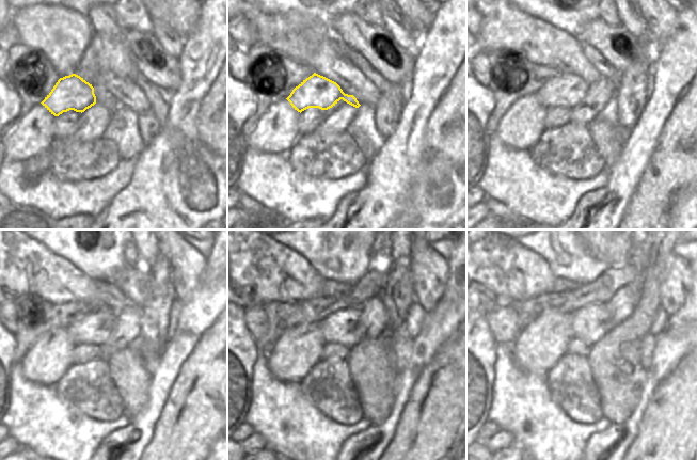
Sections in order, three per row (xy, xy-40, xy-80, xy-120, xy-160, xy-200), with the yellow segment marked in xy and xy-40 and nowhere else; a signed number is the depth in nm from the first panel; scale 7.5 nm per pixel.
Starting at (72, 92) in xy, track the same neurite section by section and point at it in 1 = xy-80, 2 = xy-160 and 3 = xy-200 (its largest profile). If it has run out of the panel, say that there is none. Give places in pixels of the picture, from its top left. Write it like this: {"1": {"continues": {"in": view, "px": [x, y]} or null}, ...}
{"1": {"continues": {"in": "xy-80", "px": [566, 90]}}, "2": {"continues": {"in": "xy-160", "px": [347, 327]}}, "3": {"continues": {"in": "xy-200", "px": [590, 323]}}}

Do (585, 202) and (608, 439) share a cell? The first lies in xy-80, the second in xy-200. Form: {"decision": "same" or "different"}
{"decision": "same"}

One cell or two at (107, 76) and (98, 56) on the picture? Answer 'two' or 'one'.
two

